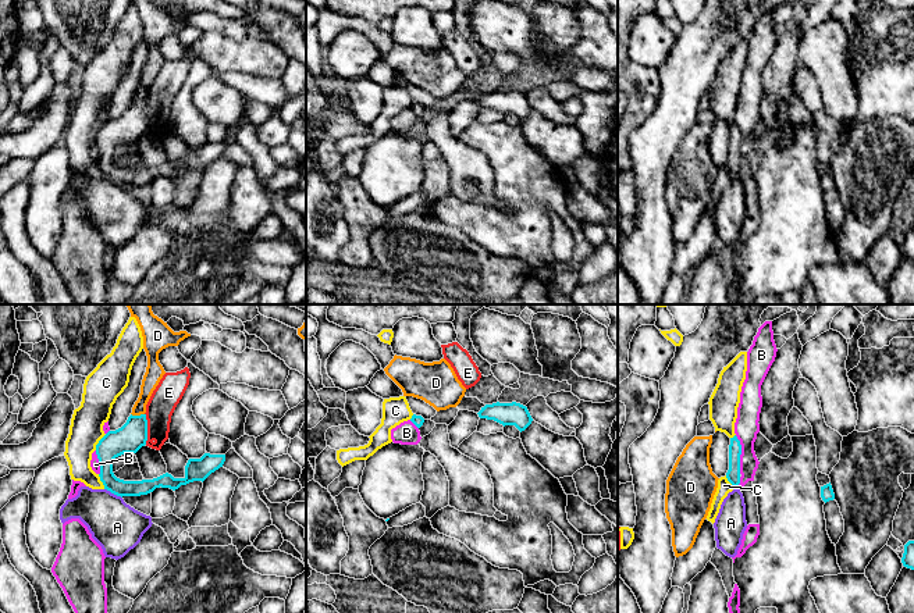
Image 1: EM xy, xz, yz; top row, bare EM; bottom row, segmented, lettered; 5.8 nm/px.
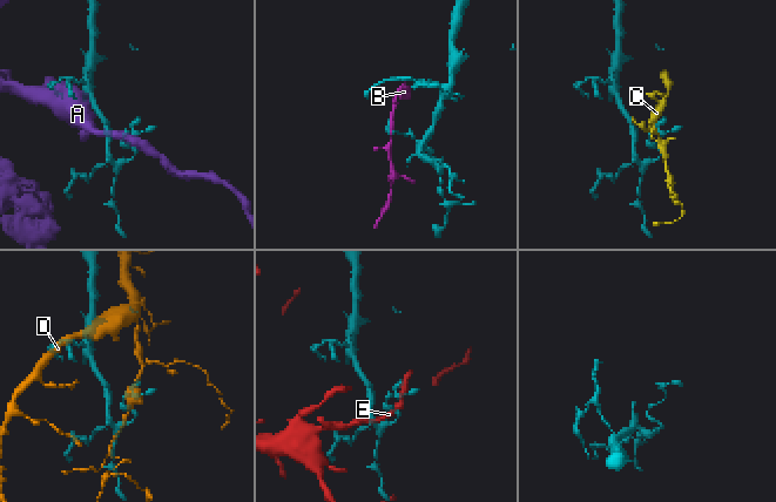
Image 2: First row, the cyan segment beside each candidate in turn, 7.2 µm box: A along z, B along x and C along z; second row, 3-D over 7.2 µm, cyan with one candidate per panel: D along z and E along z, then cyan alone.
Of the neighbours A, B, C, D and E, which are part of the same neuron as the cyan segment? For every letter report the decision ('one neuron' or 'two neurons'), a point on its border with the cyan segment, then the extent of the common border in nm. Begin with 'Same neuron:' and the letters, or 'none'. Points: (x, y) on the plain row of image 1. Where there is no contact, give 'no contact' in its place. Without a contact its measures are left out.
Same neuron: none
A: two neurons; meets cyan in xy at (113, 181); contact 120 nm long
B: two neurons; meets cyan in yz at (740, 142); contact 220 nm long
C: two neurons; meets cyan in xy at (99, 131); contact 120 nm long
D: two neurons; meets cyan in xy at (138, 104); contact 80 nm long
E: two neurons; meets cyan in xy at (146, 117); contact 180 nm long

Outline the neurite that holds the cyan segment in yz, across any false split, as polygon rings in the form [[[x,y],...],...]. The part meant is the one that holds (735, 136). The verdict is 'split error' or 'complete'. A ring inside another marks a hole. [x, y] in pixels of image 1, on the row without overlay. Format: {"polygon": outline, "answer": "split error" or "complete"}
{"polygon": [[[735,124],[730,126],[729,133],[729,158],[726,161],[728,170],[736,177],[740,172],[740,143],[741,143],[741,133],[737,125]]], "answer": "complete"}

